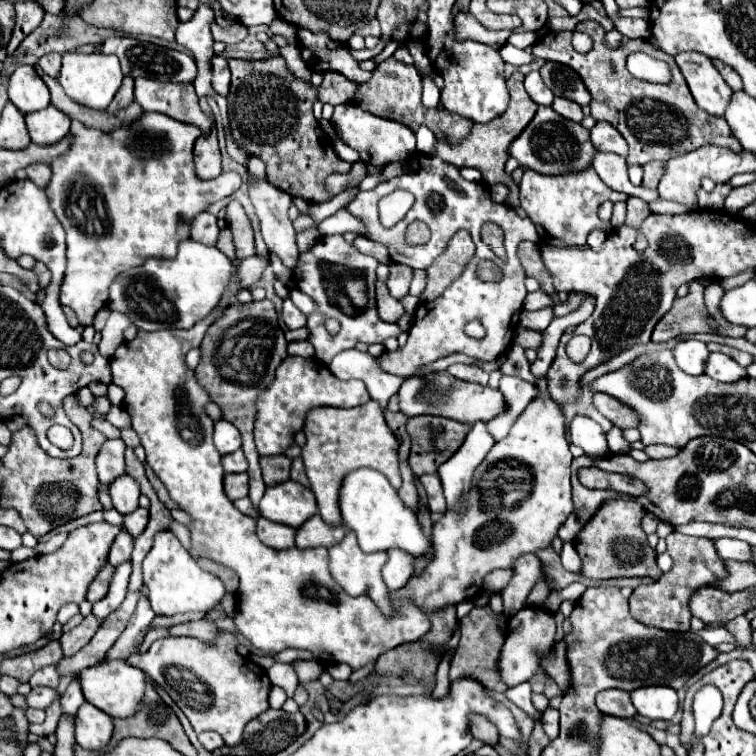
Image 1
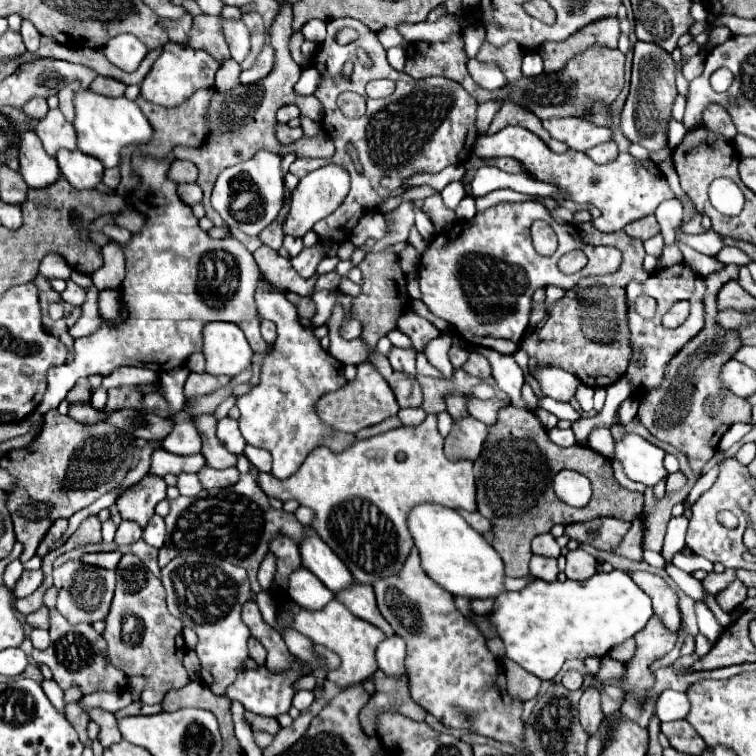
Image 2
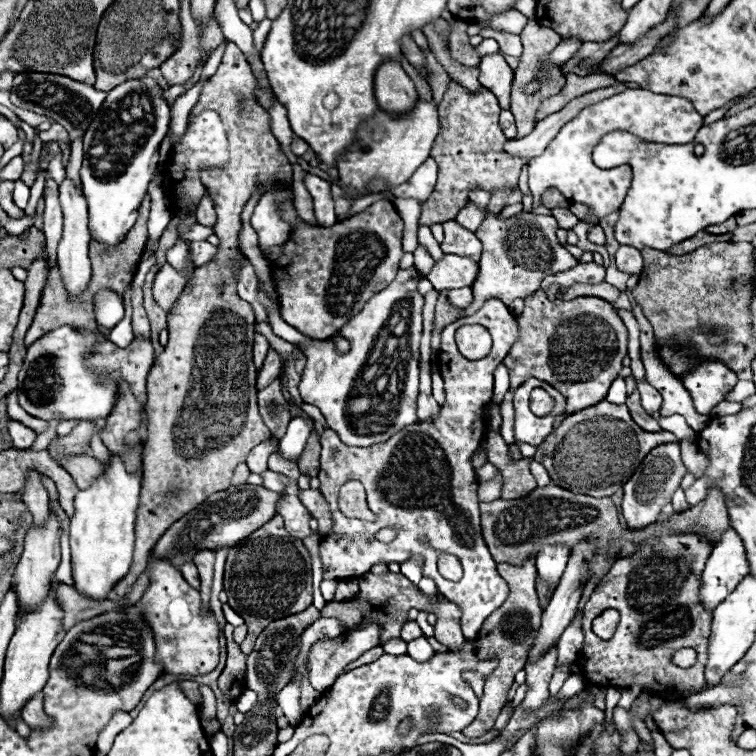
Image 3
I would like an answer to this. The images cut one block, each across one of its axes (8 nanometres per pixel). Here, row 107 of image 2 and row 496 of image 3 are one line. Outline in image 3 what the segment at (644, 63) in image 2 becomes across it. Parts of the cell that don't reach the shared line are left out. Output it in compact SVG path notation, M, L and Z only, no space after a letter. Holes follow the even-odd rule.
M660 444L656 446L640 464L640 468L632 474L632 478L624 484L624 500L622 514L628 522L628 528L644 528L660 516L662 506L670 504L672 494L680 488L680 482L686 474L686 468L680 460L678 444Z

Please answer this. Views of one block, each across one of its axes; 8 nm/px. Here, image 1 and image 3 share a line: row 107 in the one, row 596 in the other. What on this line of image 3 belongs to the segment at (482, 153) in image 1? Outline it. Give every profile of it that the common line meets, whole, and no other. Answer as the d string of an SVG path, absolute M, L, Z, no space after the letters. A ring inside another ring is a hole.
M530 558L524 566L512 566L512 564L498 564L498 572L504 580L508 580L510 586L510 596L506 598L506 602L492 612L492 616L488 616L488 620L482 624L482 630L476 636L476 648L480 656L498 656L498 668L486 678L484 682L484 696L480 698L480 712L478 716L472 720L472 724L468 724L468 728L464 728L462 732L470 738L480 738L482 734L486 734L502 706L508 702L506 694L510 690L510 686L514 684L514 676L518 670L524 668L526 656L528 656L528 648L534 644L536 632L540 628L540 618L542 618L542 610L538 606L538 594L536 594L536 566L534 566L534 558Z

